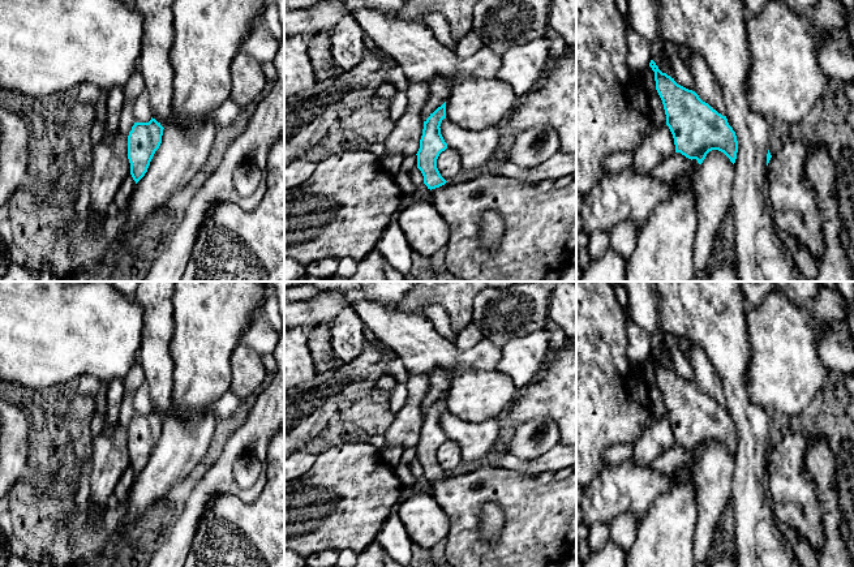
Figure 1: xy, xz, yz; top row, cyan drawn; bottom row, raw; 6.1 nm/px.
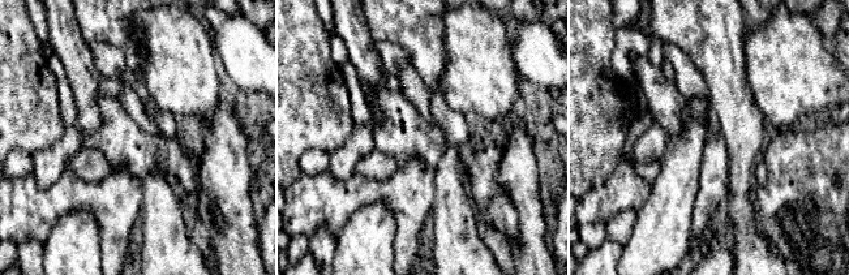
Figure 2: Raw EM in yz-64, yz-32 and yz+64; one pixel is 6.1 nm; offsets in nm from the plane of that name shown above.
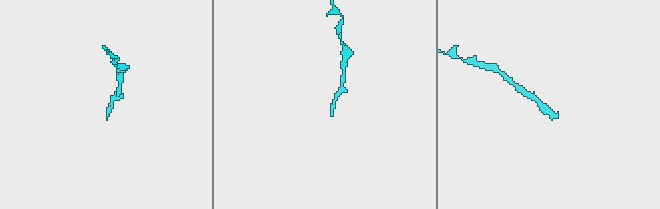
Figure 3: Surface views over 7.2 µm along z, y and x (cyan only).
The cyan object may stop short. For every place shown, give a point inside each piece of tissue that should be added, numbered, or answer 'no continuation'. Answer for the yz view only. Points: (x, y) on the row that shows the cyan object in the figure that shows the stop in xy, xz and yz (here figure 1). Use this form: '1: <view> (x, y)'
1: yz (794, 211)

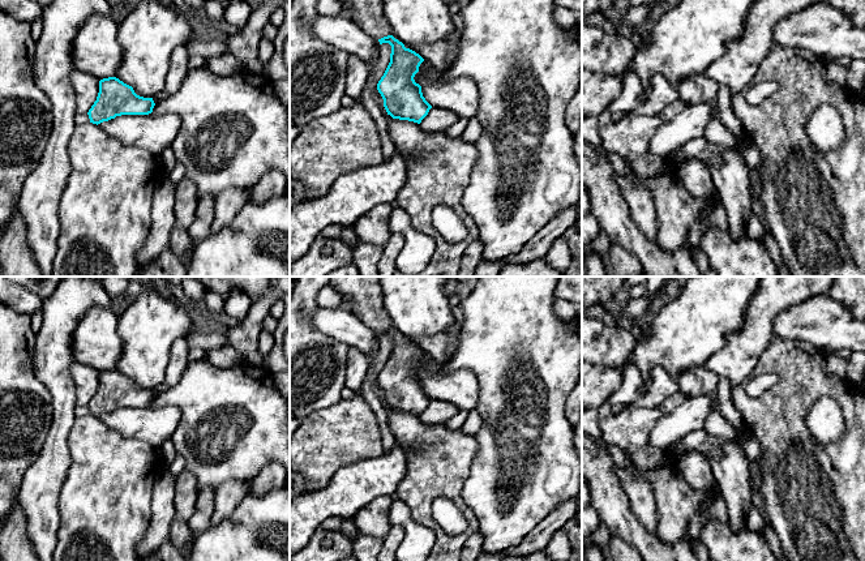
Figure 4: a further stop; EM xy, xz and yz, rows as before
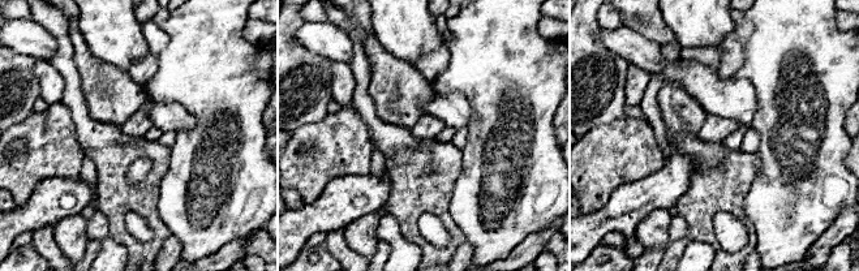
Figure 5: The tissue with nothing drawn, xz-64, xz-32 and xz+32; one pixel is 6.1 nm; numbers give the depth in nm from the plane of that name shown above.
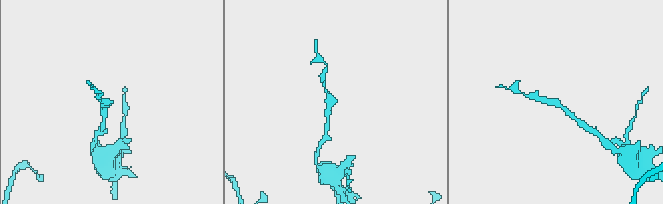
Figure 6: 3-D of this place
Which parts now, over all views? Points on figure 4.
no continuation

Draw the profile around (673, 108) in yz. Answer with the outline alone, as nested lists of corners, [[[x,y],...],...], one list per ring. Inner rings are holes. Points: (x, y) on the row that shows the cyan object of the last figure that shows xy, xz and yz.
[[[678,98],[673,103],[664,107],[664,110],[658,115],[663,121],[671,120],[673,116],[676,116],[680,111],[682,111],[686,107],[688,102]]]

